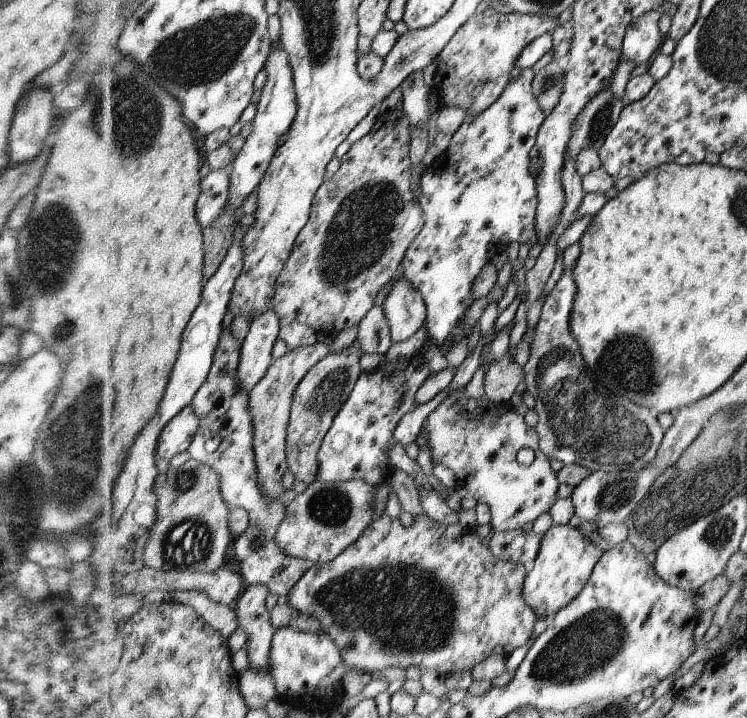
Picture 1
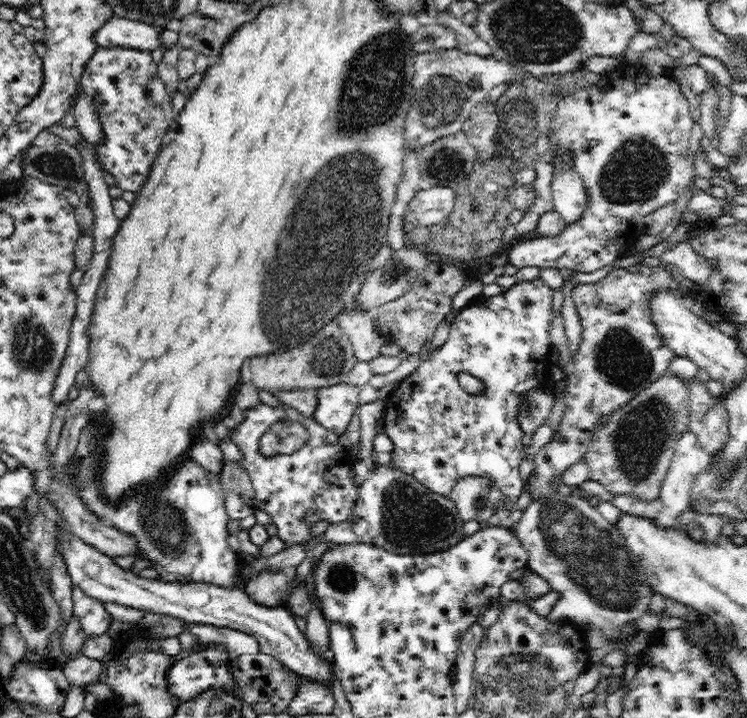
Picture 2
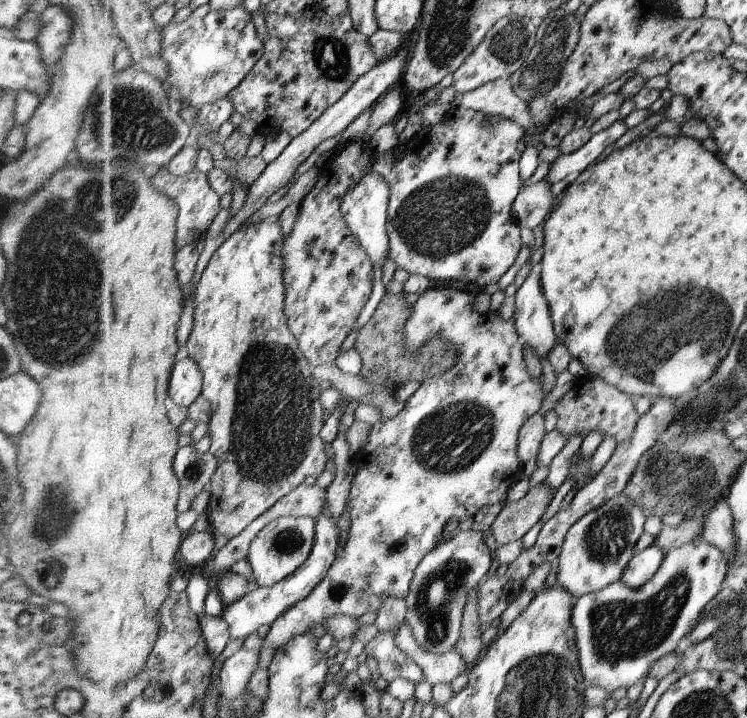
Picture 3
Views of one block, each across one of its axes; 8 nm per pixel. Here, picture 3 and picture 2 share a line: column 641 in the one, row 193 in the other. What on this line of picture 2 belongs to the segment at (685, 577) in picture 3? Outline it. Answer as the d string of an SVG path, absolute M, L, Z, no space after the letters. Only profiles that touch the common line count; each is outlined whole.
M640 64L628 68L628 72L630 78L616 72L614 78L578 89L558 101L550 124L556 137L556 148L570 155L574 171L585 184L588 204L582 218L573 224L566 224L558 236L539 236L527 240L516 238L507 248L507 264L518 269L524 266L564 267L578 272L596 272L625 255L638 238L646 234L644 218L654 210L676 202L680 192L694 180L696 173L688 155L692 108L684 98L678 80L644 74Z

